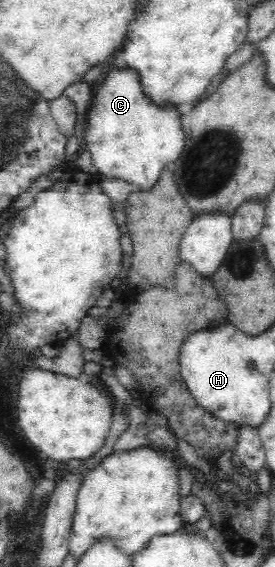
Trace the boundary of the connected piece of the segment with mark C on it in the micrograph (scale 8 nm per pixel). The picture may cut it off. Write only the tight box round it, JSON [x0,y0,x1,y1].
[84,70,186,191]

